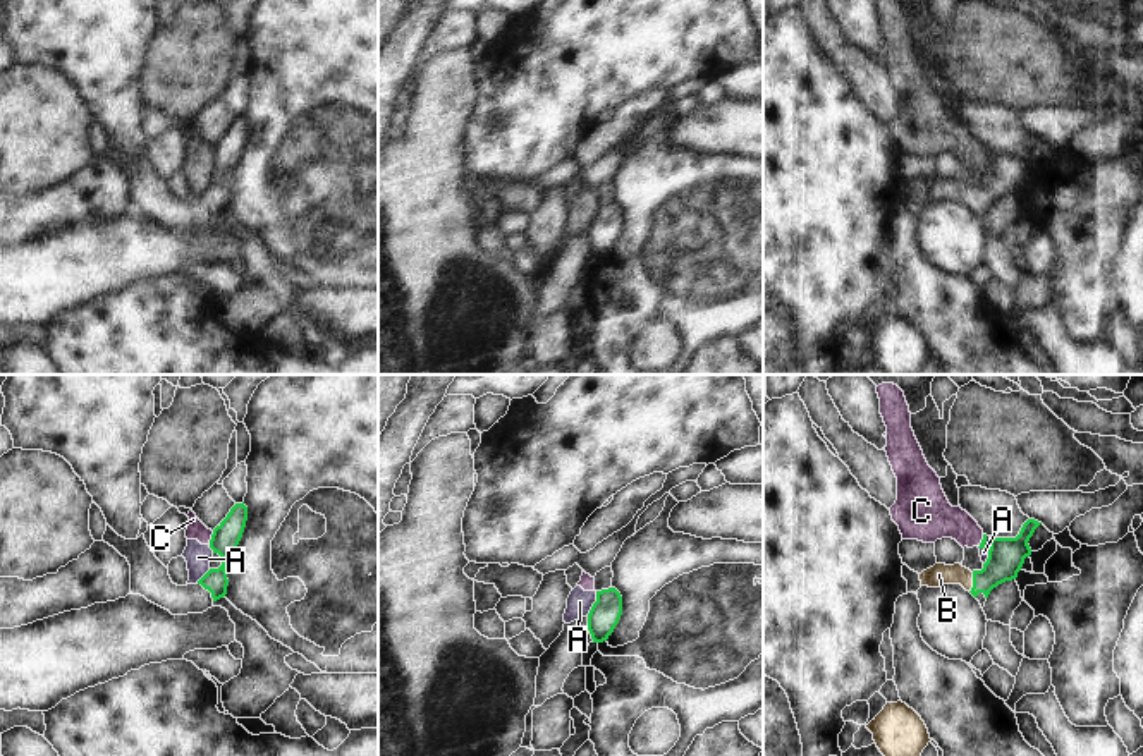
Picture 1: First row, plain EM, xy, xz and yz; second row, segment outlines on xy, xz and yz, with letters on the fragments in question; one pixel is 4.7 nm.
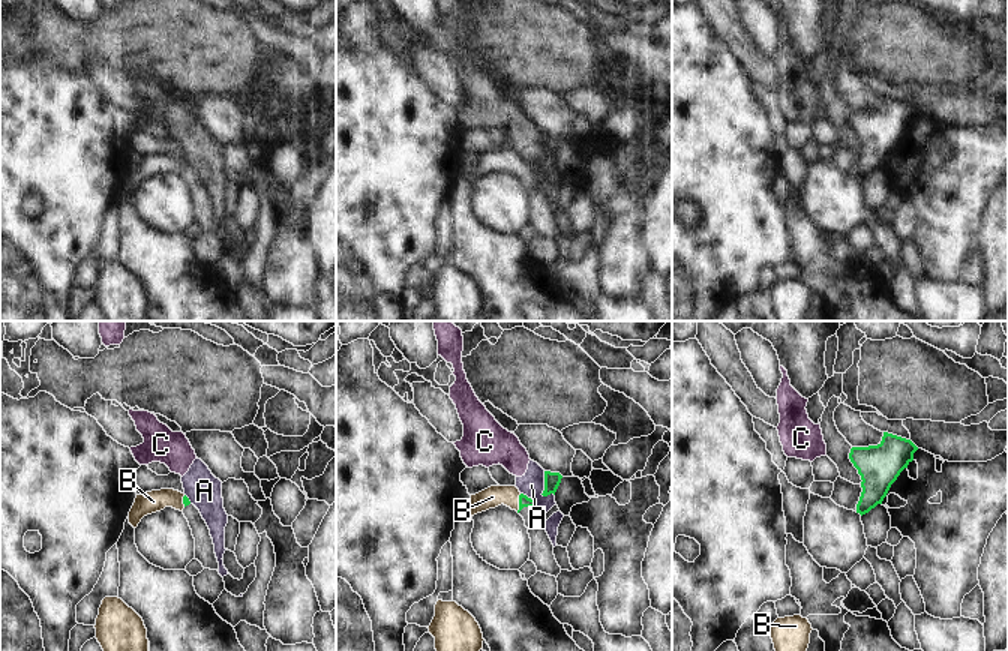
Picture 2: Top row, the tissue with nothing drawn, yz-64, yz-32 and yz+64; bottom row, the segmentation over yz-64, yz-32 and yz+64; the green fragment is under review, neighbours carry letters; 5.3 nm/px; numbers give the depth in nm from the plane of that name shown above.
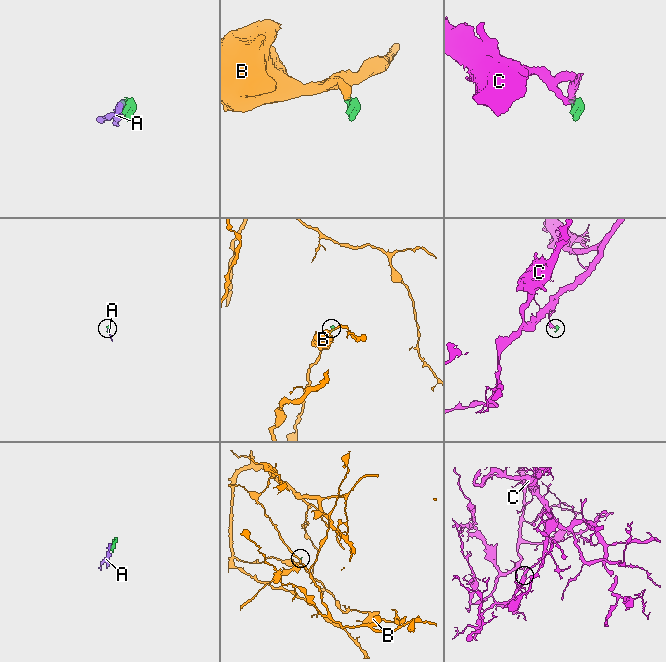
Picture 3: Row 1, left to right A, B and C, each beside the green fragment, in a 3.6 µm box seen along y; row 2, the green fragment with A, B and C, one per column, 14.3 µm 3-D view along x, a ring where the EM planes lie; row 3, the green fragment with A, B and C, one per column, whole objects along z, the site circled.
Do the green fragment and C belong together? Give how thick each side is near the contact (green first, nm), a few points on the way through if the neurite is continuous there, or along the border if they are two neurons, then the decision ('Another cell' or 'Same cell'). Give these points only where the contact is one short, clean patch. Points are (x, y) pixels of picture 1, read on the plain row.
Thickness 130 nm (green) against 90 nm. Boundary: xy (213, 146), (208, 158). Another cell

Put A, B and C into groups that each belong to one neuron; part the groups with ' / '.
A C / B

